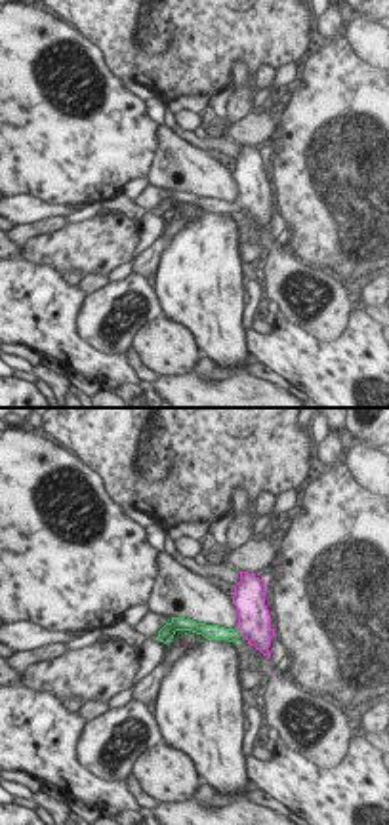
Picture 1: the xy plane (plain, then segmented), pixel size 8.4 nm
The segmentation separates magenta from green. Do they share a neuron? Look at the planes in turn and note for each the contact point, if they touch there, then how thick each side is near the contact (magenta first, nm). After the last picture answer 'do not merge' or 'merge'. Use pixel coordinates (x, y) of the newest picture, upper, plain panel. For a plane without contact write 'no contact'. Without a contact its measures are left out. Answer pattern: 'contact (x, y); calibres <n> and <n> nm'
contact (239, 202); calibres 280 and 130 nm

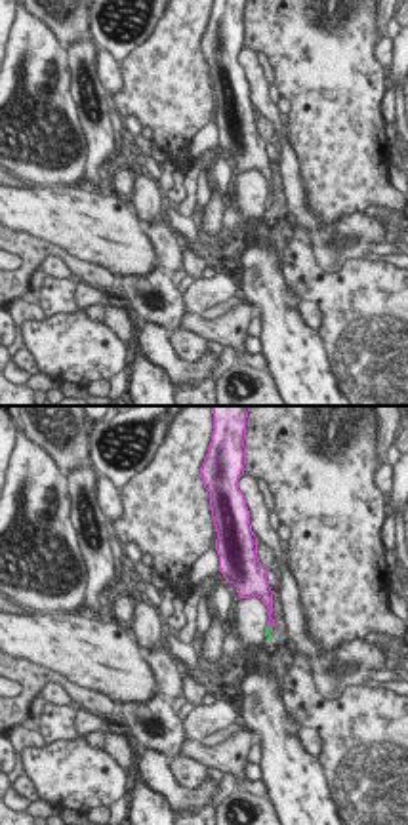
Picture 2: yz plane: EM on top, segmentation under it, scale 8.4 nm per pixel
contact (269, 199); calibres 100 and 60 nm

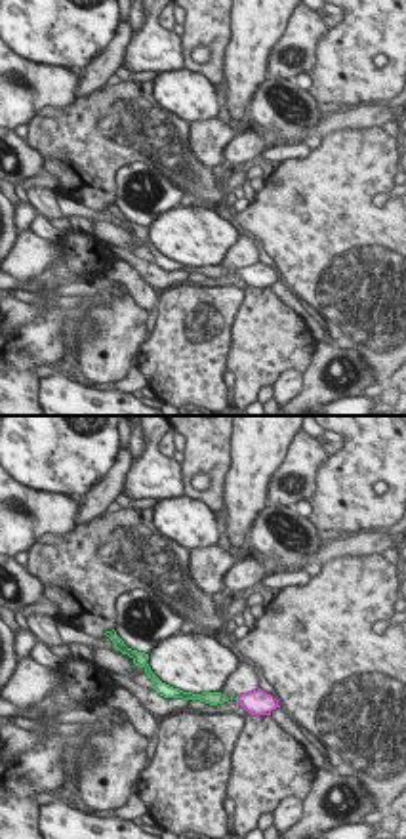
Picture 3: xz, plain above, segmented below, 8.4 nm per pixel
contact (239, 271); calibres 220 and 30 nm

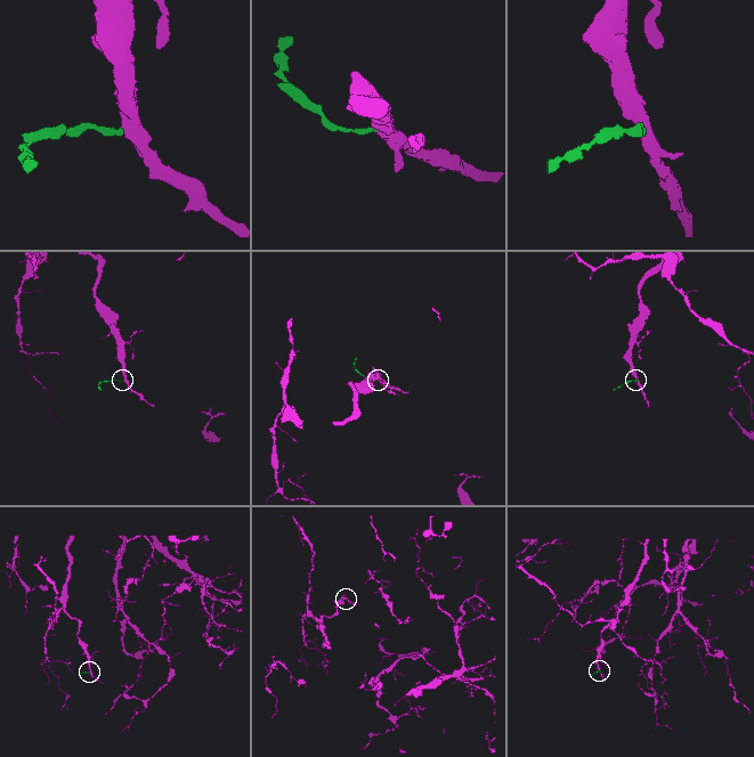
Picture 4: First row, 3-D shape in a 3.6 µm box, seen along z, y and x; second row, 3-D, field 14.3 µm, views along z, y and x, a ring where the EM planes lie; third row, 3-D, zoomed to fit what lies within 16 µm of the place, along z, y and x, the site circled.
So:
merge

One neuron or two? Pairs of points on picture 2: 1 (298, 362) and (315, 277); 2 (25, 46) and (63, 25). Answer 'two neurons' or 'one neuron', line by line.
1: two neurons
2: two neurons

